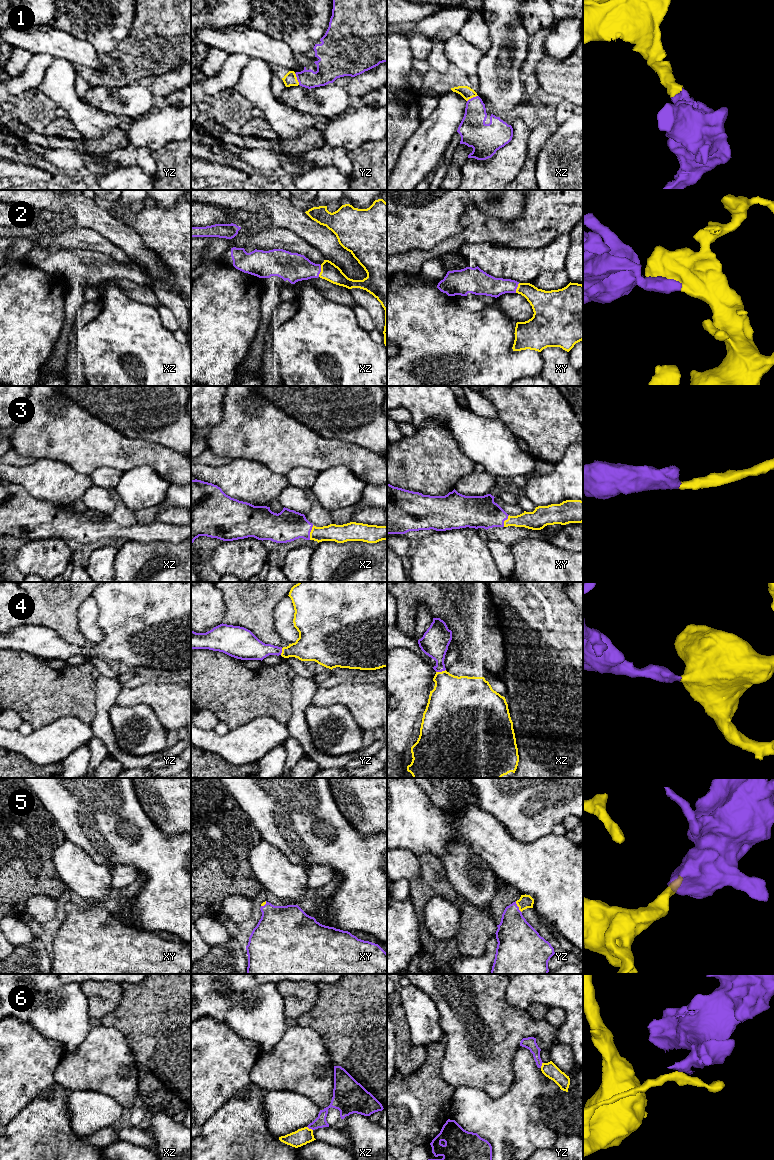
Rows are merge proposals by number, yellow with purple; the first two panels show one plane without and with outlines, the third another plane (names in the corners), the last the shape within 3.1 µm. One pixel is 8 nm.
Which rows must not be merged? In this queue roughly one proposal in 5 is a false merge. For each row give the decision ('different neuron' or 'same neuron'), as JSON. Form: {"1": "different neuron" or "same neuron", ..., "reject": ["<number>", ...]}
{"1": "same neuron", "2": "same neuron", "3": "same neuron", "4": "same neuron", "5": "same neuron", "6": "different neuron", "reject": ["6"]}

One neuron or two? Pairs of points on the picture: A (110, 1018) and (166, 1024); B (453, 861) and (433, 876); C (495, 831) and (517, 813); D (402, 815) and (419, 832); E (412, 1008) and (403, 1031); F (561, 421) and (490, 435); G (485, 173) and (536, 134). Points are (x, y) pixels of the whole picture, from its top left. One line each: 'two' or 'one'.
A: one
B: two
C: two
D: one
E: two
F: two
G: two

